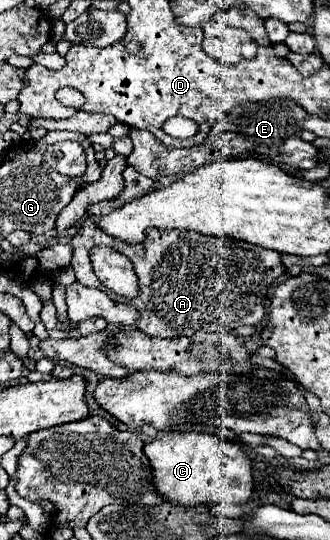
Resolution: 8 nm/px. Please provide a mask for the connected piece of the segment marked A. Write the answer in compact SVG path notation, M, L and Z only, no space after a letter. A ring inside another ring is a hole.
M131 165L125 167L123 177L125 189L111 201L91 205L79 235L71 241L75 249L71 267L77 275L77 281L85 287L105 289L93 273L89 253L97 245L107 245L111 249L123 251L123 255L127 255L135 265L135 273L139 277L139 293L135 299L125 299L125 303L133 303L133 307L141 313L137 329L141 329L149 337L193 335L195 331L227 333L239 325L261 323L265 317L269 287L275 279L285 275L281 255L277 251L255 247L245 241L235 241L229 237L203 237L197 233L191 235L189 231L185 233L151 229L147 231L147 239L143 245L121 243L119 239L99 231L95 227L95 221L115 207L121 207L121 203L145 195L155 185L153 179L143 177Z

